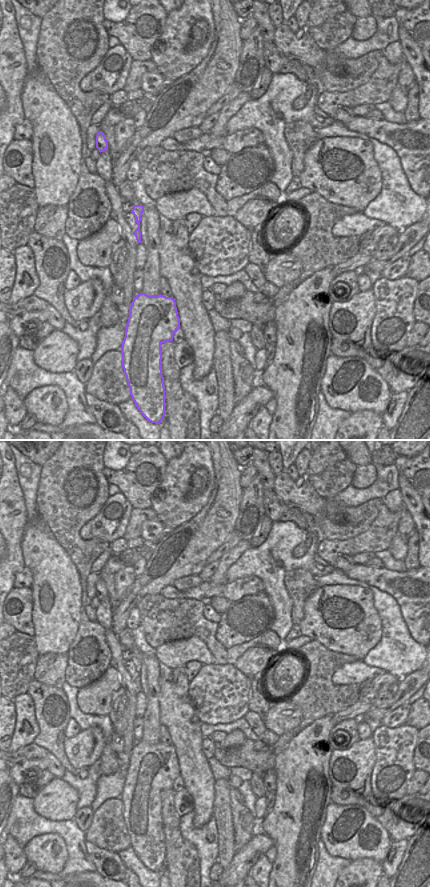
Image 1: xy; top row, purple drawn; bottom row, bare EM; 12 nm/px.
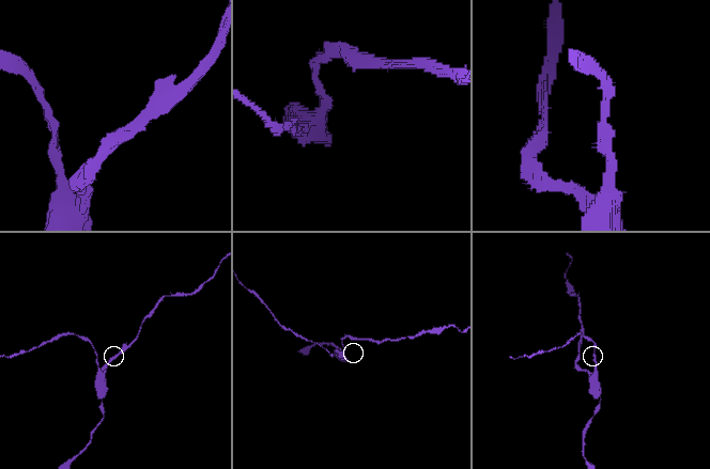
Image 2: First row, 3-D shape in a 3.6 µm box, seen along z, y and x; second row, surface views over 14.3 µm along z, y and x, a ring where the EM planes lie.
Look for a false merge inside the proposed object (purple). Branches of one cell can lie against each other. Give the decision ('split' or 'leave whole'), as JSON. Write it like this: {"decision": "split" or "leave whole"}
{"decision": "split"}

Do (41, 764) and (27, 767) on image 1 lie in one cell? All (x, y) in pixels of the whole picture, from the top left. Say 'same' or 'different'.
same

